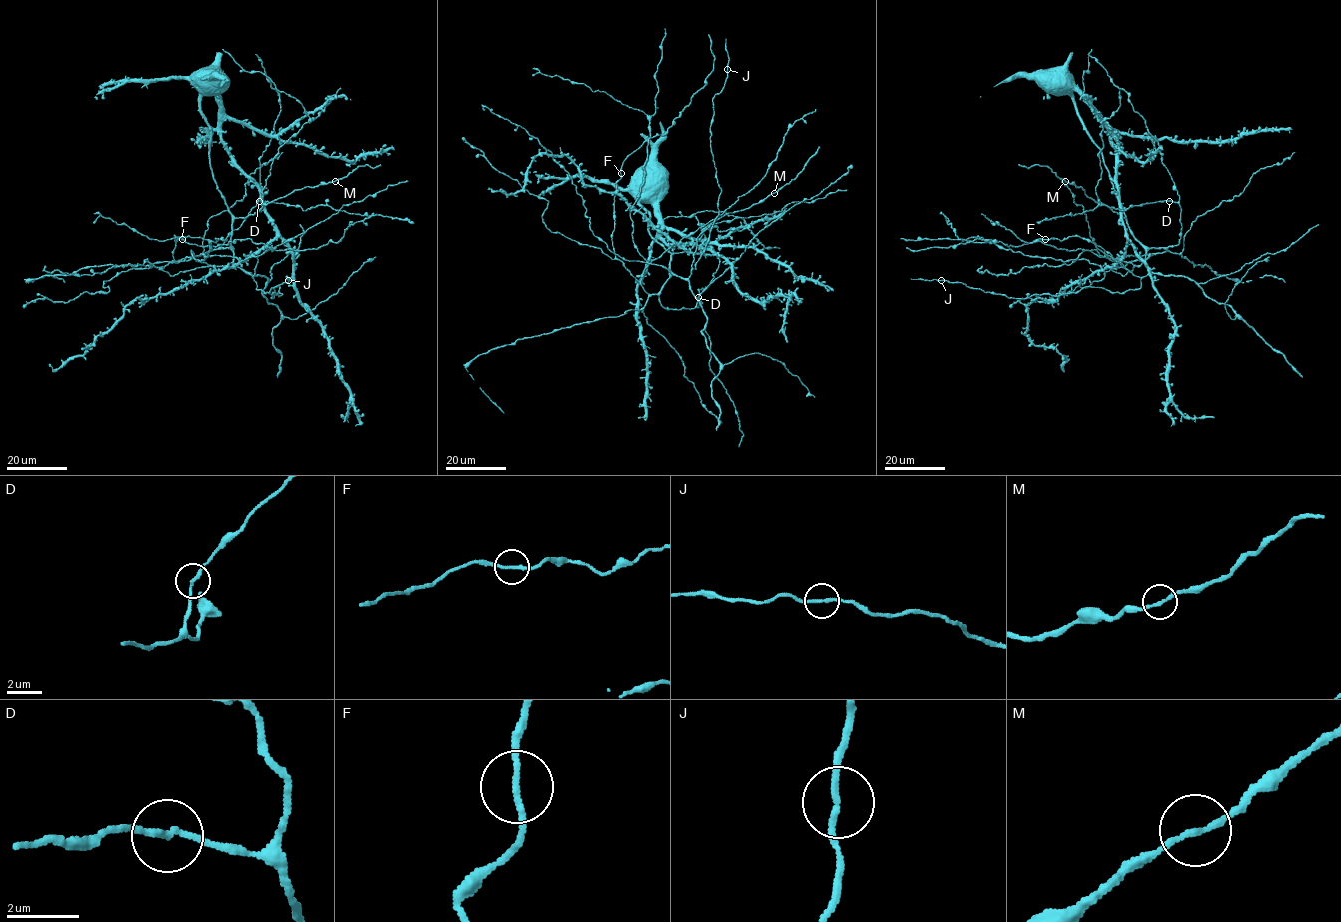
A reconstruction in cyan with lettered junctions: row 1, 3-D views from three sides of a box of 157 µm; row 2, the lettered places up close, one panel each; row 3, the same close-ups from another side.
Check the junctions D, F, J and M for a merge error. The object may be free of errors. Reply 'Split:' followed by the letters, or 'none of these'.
Split: none of these

